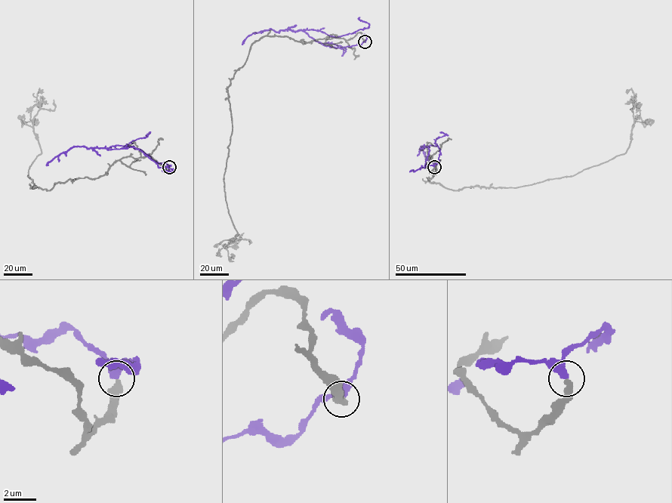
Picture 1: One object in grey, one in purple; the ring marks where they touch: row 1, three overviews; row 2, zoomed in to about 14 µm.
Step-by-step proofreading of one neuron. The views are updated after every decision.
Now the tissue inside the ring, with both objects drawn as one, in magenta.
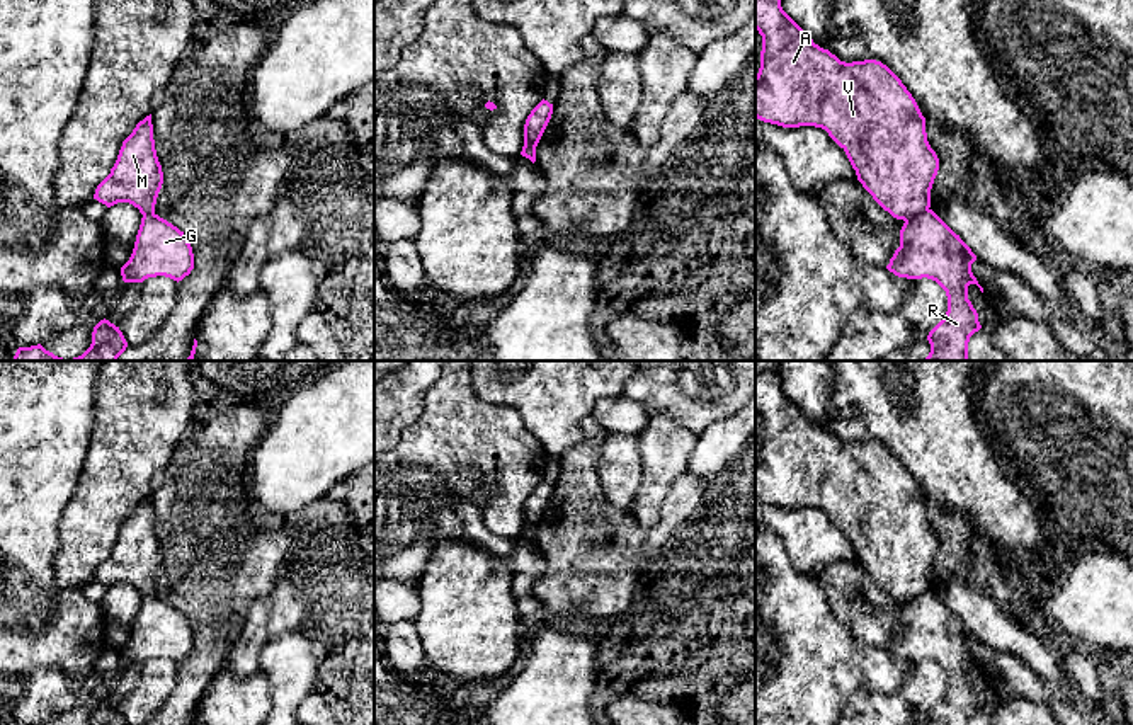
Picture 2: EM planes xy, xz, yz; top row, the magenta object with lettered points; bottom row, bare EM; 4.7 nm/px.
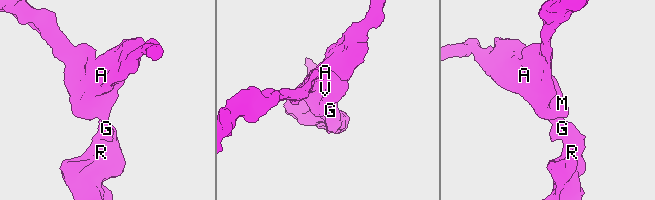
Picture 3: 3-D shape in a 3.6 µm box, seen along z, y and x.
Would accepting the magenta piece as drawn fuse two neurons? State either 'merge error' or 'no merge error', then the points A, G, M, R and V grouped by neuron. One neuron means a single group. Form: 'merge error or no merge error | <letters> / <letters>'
merge error | A M V / G R

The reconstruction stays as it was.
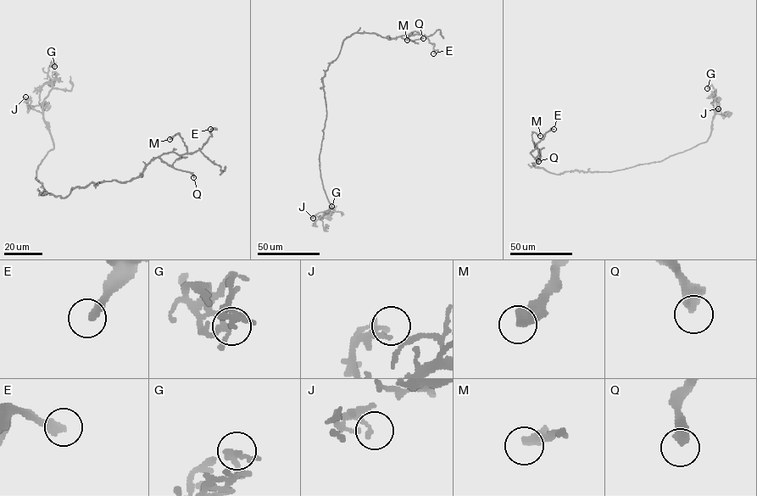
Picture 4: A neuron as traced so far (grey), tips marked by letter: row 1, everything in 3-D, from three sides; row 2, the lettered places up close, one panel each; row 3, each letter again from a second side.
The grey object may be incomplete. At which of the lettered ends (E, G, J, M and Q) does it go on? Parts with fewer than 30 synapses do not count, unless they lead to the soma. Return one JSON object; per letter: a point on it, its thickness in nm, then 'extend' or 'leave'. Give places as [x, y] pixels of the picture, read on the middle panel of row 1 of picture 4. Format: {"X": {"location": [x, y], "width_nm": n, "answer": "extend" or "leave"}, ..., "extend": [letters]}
{"E": {"location": [433, 53], "width_nm": 320, "answer": "leave"}, "G": {"location": [331, 206], "width_nm": 280, "answer": "leave"}, "J": {"location": [313, 218], "width_nm": 160, "answer": "leave"}, "M": {"location": [407, 40], "width_nm": 440, "answer": "leave"}, "Q": {"location": [423, 38], "width_nm": 460, "answer": "extend"}, "extend": ["Q"]}

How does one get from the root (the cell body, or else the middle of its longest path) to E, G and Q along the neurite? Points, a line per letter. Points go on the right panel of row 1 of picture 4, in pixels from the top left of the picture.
E: (603, 171), (573, 170), (555, 174), (536, 167), (533, 164), (537, 161), (539, 152), (535, 144), (553, 129)
G: (603, 171), (659, 162), (705, 142), (714, 114), (714, 88), (711, 86), (707, 88)
Q: (603, 171), (573, 170), (559, 174), (547, 171), (533, 164), (539, 158), (537, 147), (541, 154), (538, 161)

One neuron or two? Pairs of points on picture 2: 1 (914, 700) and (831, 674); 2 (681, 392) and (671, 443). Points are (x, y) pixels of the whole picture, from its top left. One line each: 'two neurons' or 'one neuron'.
1: two neurons
2: two neurons

